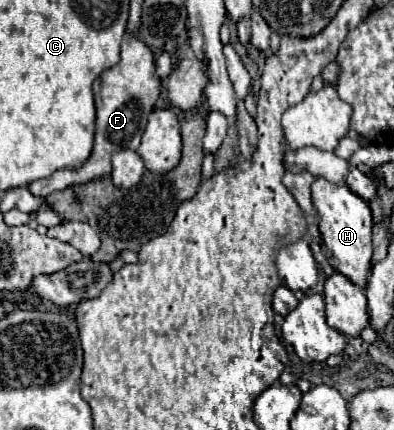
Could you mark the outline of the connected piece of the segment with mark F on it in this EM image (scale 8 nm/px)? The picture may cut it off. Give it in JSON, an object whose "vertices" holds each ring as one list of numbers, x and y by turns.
{"vertices":[[125,33,121,41,121,63,113,69,107,69,95,83,93,95,97,105,97,133,95,133,95,147,91,157,83,163,83,167,69,171,61,169,53,173,49,179,39,179,27,185,27,189,35,195,45,199,53,191,63,191,71,185,87,183,91,179,99,179,111,173,111,153,121,149,137,149,141,143,143,129,147,125,147,117,151,115,155,101,159,99,161,79,155,75,155,57,151,49,133,33]]}

